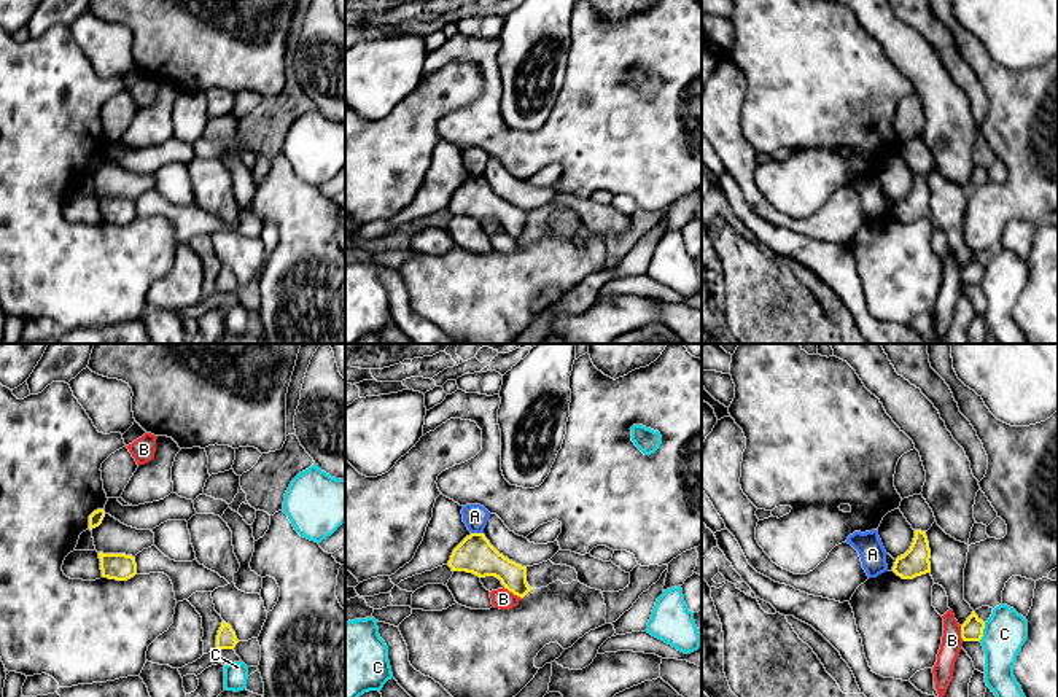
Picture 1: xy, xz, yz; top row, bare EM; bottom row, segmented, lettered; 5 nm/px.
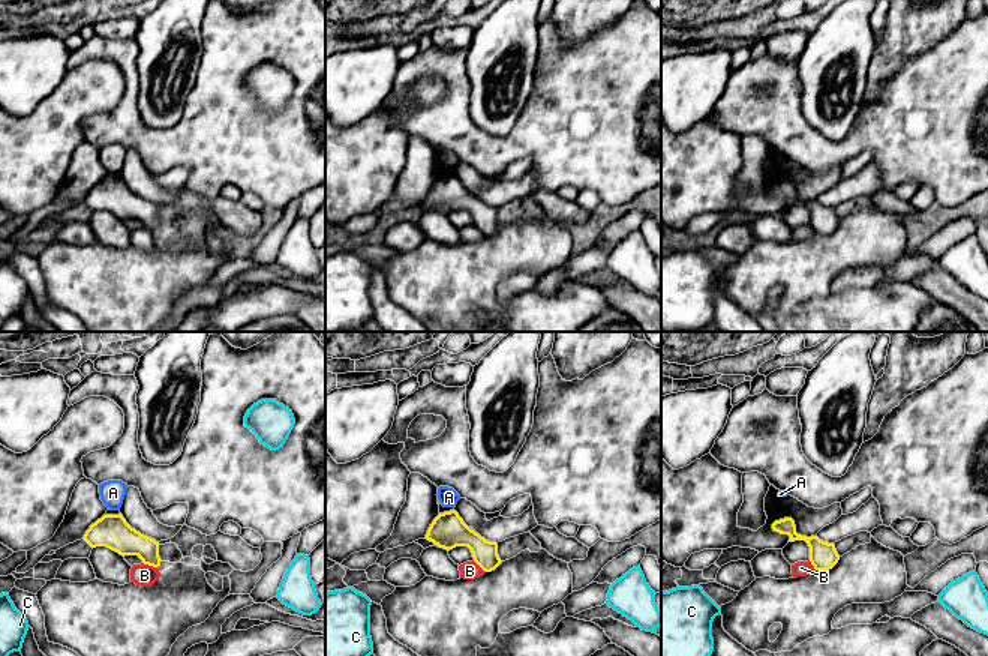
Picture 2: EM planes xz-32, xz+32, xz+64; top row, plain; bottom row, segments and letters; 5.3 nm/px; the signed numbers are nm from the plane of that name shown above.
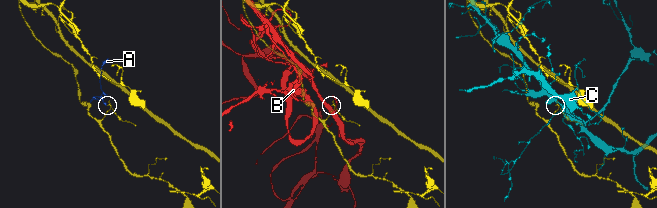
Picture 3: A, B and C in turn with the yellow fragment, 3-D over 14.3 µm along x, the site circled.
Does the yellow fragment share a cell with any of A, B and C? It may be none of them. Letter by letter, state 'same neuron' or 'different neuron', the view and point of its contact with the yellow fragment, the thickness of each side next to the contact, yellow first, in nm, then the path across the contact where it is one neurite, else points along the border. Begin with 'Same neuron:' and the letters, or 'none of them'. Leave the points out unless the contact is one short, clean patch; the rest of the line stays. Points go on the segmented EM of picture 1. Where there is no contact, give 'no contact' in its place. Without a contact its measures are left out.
Same neuron: none of them
A: different neuron; meets yellow in xz at (478, 533); 190 nm thick on the yellow side, 120 nm on the other; border along xz (471, 532), (482, 533)
B: different neuron; meets yellow in xz at (513, 592); 180 nm thick on the yellow side, 100 nm on the other; border along xz (503, 587), (521, 599)
C: different neuron; meets yellow in yz at (982, 632); 110 nm thick on the yellow side, 220 nm on the other

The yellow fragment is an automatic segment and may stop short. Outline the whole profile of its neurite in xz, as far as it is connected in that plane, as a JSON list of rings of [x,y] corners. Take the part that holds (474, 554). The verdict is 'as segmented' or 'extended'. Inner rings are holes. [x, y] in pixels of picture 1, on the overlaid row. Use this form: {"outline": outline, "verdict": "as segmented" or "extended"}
{"outline": [[[471,533],[452,552],[447,563],[452,571],[466,571],[479,578],[495,576],[504,589],[523,598],[531,587],[527,582],[527,567],[500,554],[484,533]]], "verdict": "as segmented"}

